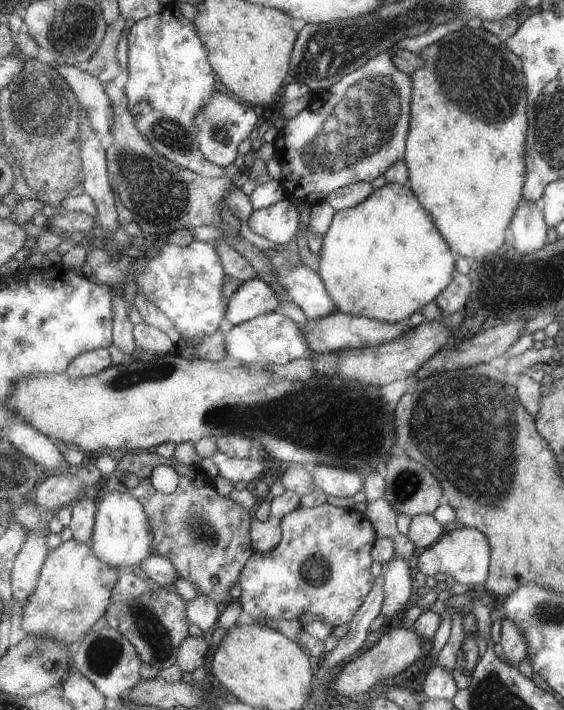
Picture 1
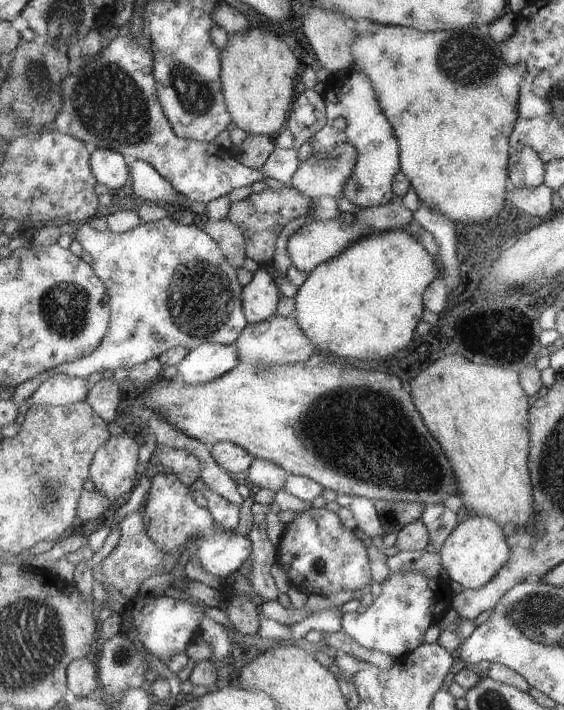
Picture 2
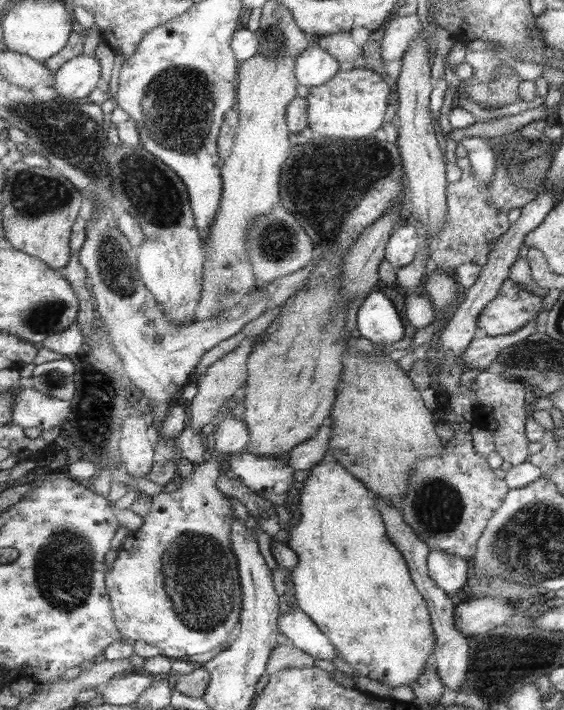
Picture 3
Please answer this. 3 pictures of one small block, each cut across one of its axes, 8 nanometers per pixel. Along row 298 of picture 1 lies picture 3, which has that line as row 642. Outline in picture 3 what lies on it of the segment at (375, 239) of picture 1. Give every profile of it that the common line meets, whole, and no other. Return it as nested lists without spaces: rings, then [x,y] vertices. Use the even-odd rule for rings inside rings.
[[[327,456],[317,466],[313,467],[303,482],[304,487],[300,490],[299,510],[300,521],[289,530],[290,539],[288,545],[299,555],[297,566],[291,570],[290,584],[294,586],[296,604],[304,610],[317,624],[318,627],[334,642],[338,648],[341,658],[350,664],[359,674],[380,680],[391,686],[411,686],[416,678],[419,678],[427,663],[433,661],[432,654],[437,647],[437,634],[430,615],[430,607],[422,591],[415,585],[411,569],[403,556],[402,551],[391,542],[391,537],[386,529],[386,522],[382,517],[382,511],[377,506],[372,492],[367,488],[362,479],[357,478],[346,466],[343,466],[337,459]]]

